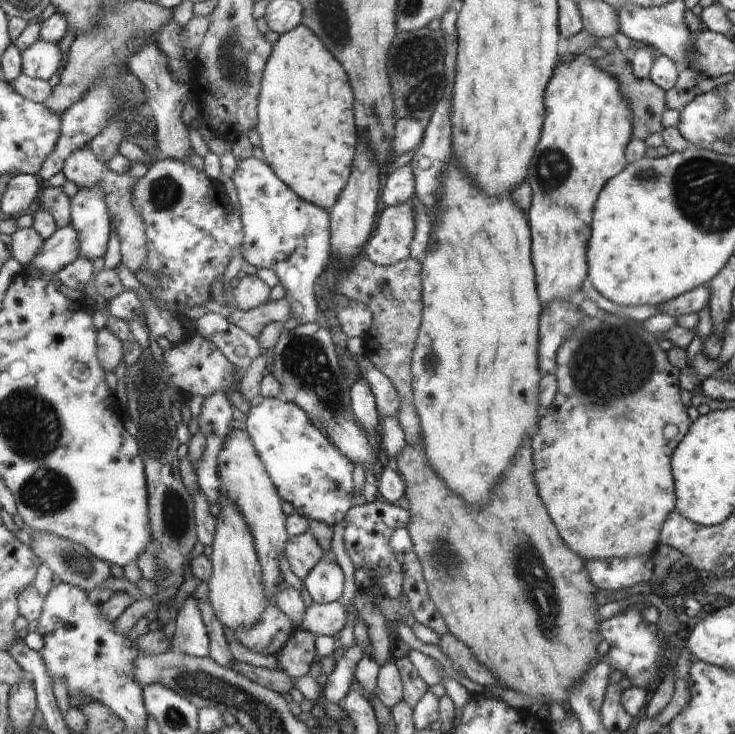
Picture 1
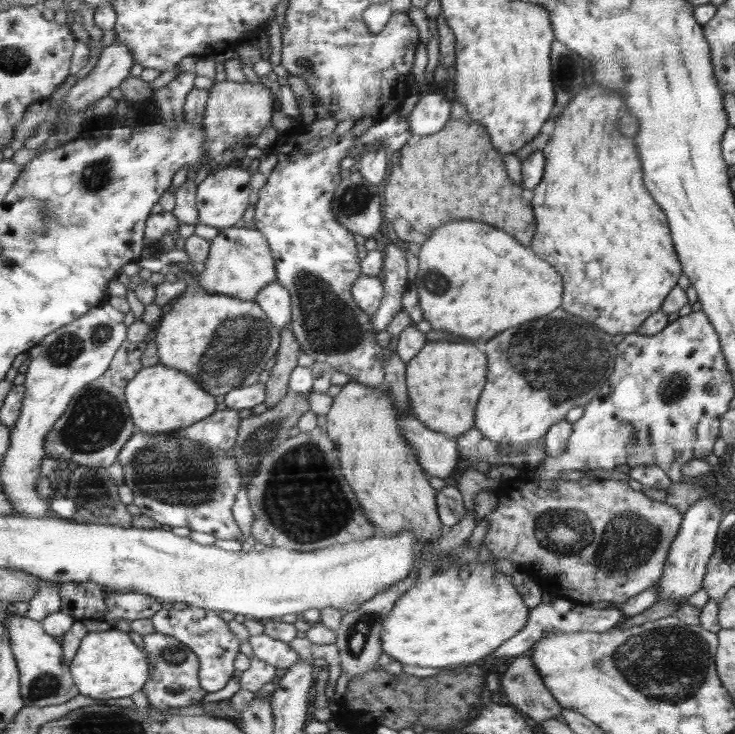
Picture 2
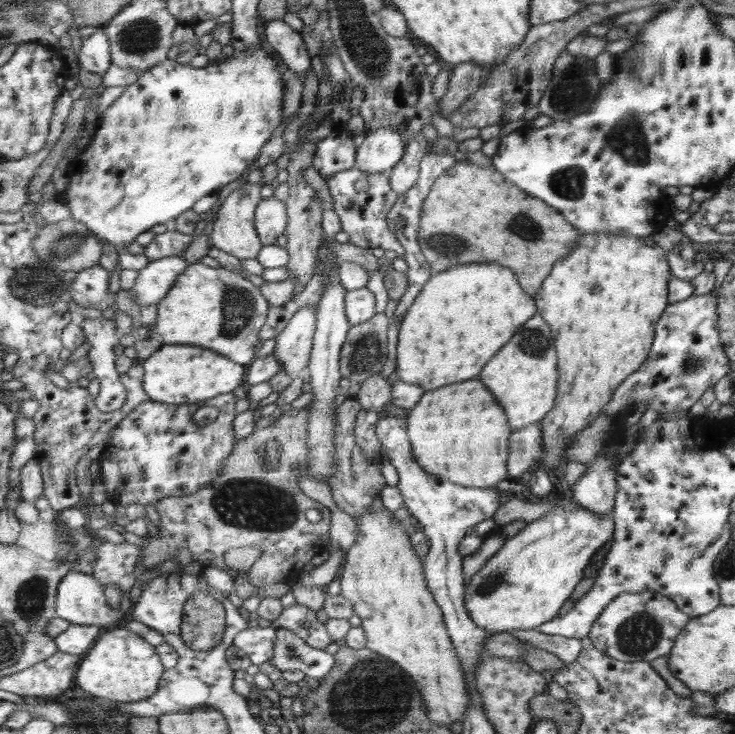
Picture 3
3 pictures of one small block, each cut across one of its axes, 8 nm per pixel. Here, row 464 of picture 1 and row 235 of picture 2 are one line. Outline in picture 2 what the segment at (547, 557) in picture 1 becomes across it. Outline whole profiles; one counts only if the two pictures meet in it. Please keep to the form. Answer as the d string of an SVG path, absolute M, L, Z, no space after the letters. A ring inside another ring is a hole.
M466 117L450 119L444 130L430 136L412 135L400 149L400 160L391 165L384 188L384 210L382 214L390 223L390 230L397 241L401 243L422 244L428 240L432 232L452 220L478 220L490 222L490 226L502 226L502 230L510 230L514 238L522 238L526 246L532 242L536 228L536 213L533 211L533 191L516 186L504 168L502 158L490 144L490 136L485 125L474 122Z

